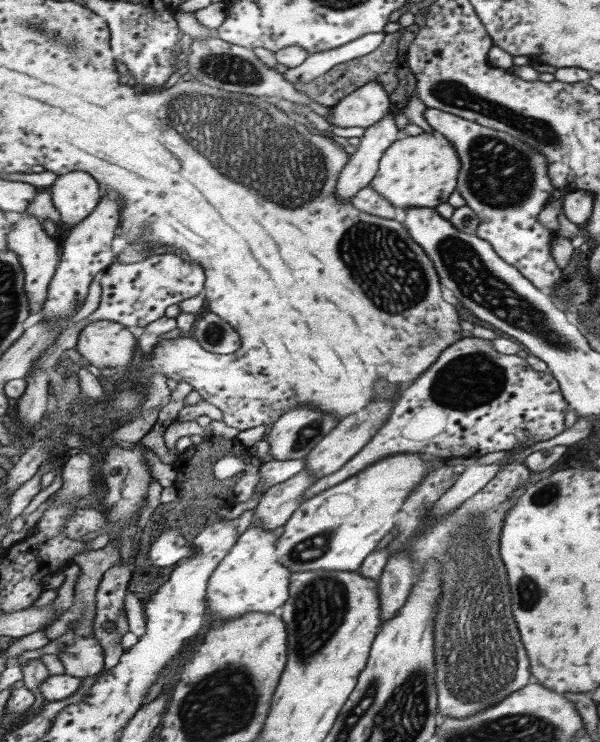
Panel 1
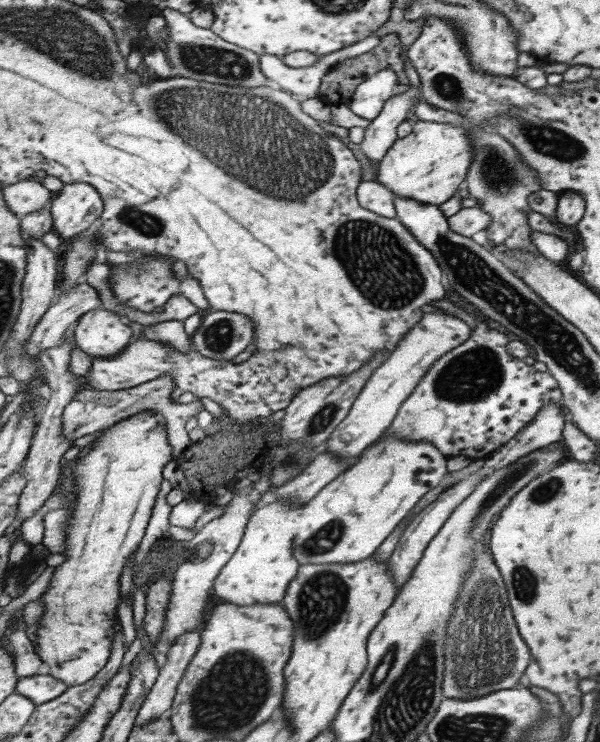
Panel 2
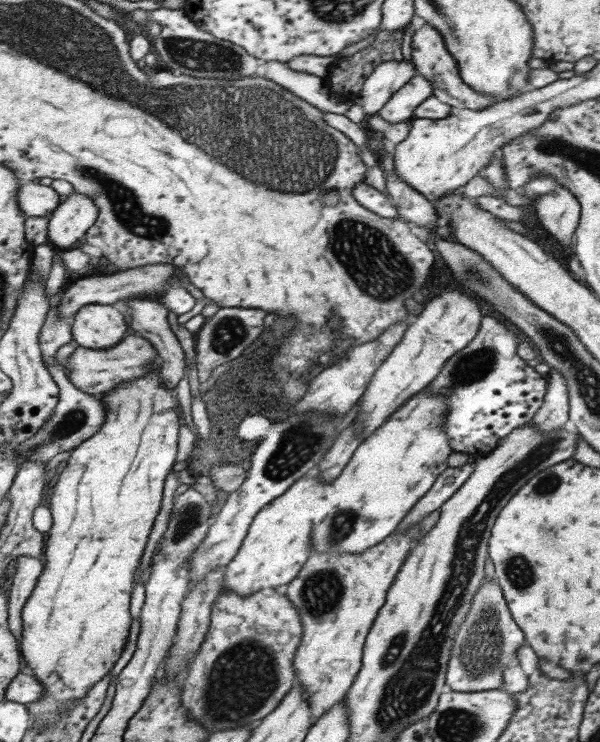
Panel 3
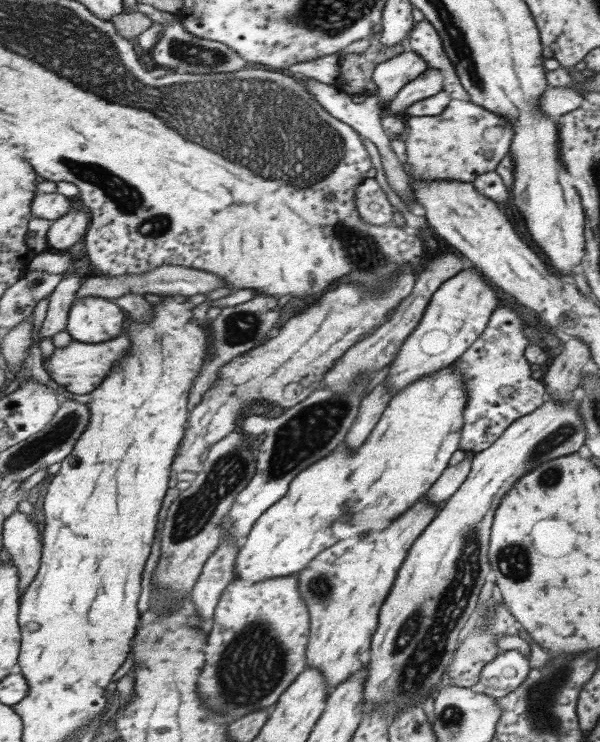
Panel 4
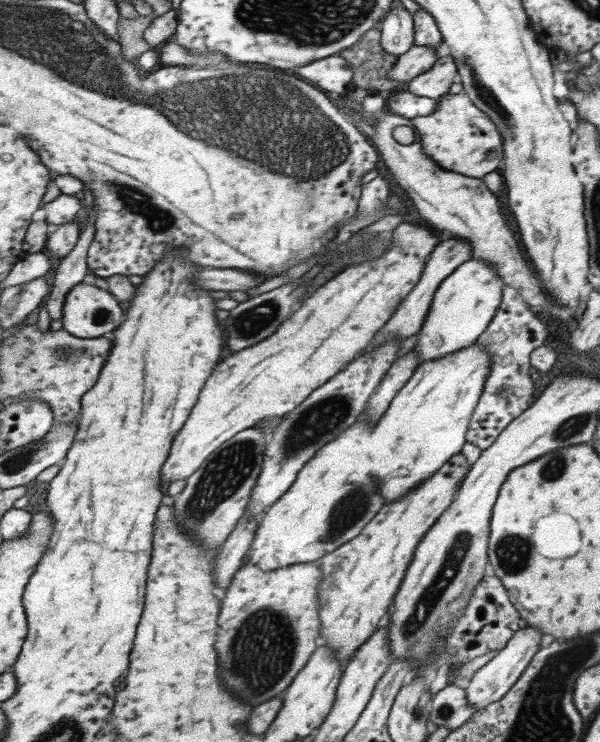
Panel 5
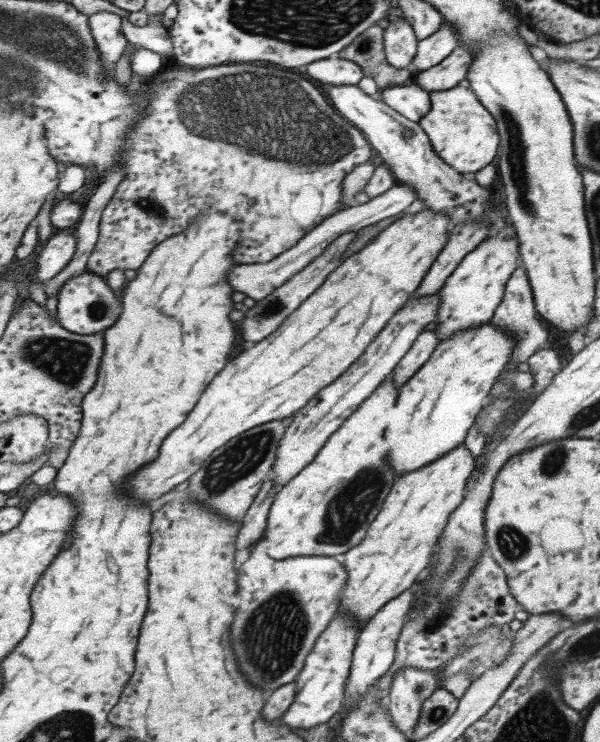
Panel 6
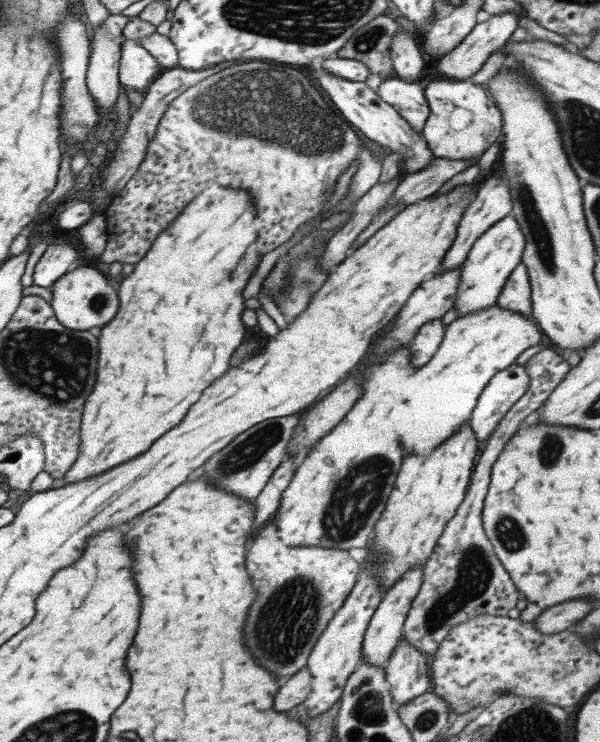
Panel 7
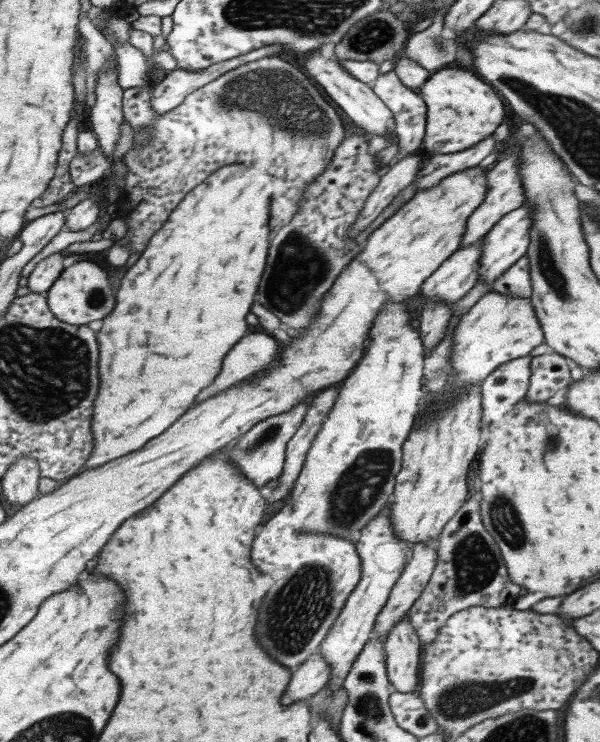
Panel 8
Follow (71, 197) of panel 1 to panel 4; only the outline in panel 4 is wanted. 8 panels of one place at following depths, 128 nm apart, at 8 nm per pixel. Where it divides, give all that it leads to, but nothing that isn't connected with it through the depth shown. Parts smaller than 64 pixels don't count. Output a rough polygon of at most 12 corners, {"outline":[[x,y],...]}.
{"outline":[[71,209],[54,220],[49,250],[64,252],[80,244],[93,222]]}

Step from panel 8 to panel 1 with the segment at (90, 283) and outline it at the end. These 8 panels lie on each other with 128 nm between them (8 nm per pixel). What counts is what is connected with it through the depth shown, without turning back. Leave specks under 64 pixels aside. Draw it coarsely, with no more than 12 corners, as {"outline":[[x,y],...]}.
{"outline":[[97,320],[76,348],[104,372],[130,367],[137,342],[125,324]]}

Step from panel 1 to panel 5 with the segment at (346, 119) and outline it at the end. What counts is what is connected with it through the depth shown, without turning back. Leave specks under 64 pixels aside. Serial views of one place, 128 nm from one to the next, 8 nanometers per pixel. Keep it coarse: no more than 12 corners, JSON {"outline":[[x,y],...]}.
{"outline":[[415,45],[387,76],[408,84],[433,68],[440,50]]}

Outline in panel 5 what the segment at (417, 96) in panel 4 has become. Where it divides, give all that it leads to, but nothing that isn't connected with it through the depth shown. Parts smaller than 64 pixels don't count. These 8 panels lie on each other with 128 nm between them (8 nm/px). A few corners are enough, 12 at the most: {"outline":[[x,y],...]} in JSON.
{"outline":[[445,52],[433,68],[408,83],[415,96],[441,99],[458,82],[455,56]]}

